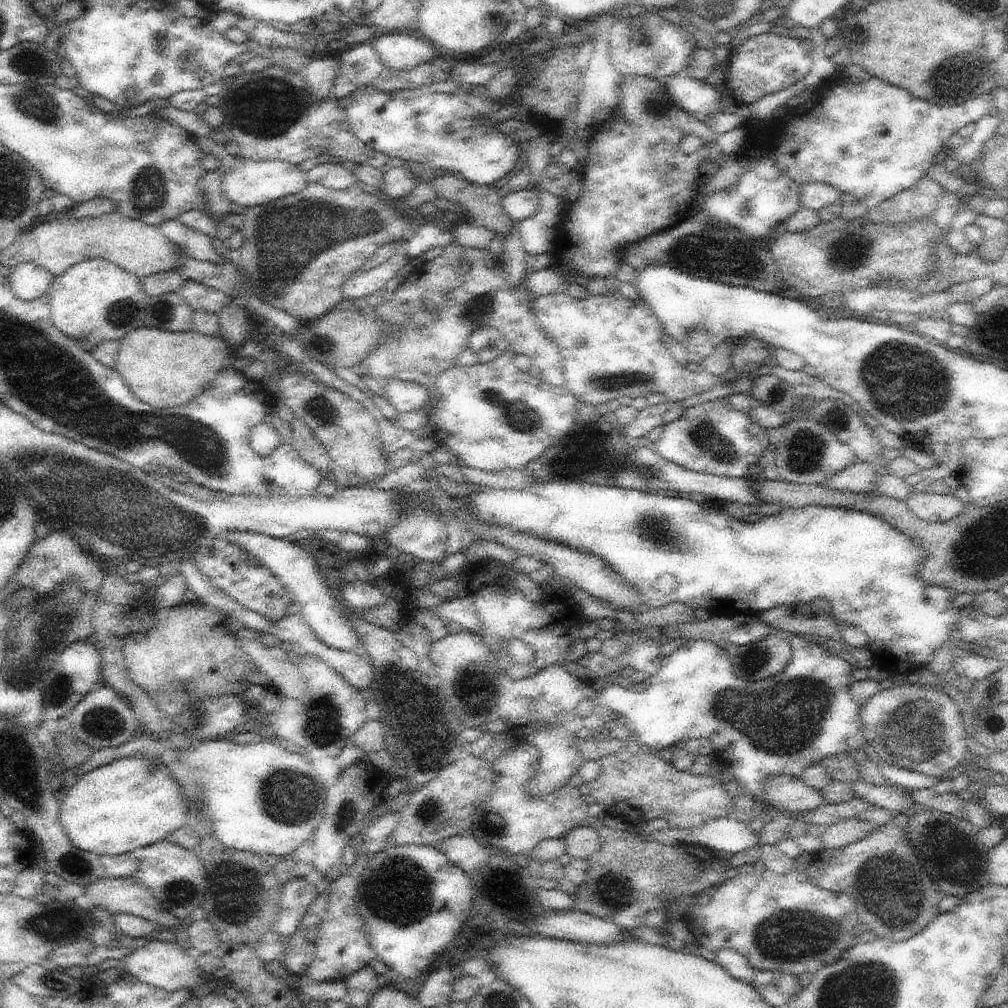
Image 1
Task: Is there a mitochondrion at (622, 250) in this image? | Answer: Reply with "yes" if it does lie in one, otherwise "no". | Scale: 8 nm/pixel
no

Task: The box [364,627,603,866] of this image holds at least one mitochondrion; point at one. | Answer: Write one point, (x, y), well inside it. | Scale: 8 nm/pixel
(478, 689)

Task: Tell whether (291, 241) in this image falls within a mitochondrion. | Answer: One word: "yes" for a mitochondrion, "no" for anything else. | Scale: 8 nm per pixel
yes

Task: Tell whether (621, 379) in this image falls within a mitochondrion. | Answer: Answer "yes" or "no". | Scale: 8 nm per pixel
yes

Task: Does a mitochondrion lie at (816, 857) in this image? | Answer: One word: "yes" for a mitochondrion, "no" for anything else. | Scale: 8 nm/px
no

